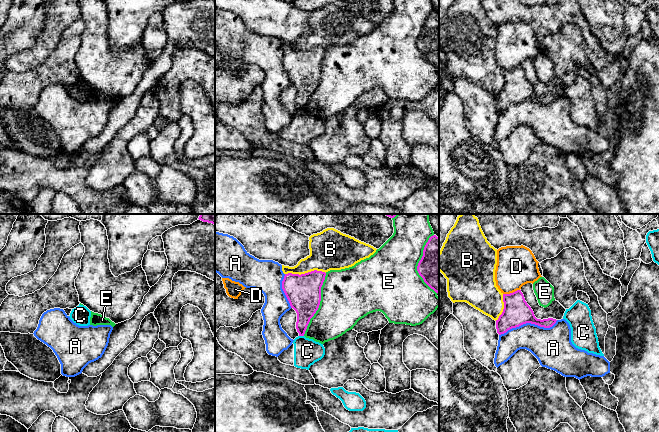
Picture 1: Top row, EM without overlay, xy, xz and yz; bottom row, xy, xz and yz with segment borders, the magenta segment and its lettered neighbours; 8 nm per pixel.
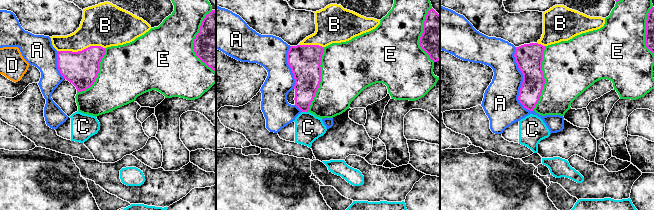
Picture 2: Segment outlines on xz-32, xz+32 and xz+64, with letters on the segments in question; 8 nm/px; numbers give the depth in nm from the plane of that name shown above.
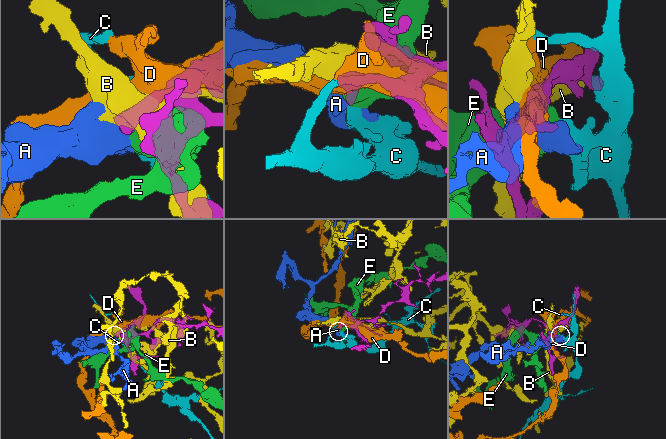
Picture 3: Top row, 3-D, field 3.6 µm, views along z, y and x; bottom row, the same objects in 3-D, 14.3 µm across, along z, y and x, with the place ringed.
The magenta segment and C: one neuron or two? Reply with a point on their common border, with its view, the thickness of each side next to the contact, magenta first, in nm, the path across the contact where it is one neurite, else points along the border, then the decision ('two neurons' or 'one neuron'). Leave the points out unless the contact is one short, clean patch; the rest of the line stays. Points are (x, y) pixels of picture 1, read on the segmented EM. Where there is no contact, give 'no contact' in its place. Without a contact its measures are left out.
xz (301, 335) | 190/200 nm | along xz (299, 335), (303, 336) | two neurons

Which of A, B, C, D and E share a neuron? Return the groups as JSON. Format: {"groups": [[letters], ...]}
{"groups": [["A"], ["B"], ["C"], ["D"], ["E"]]}

